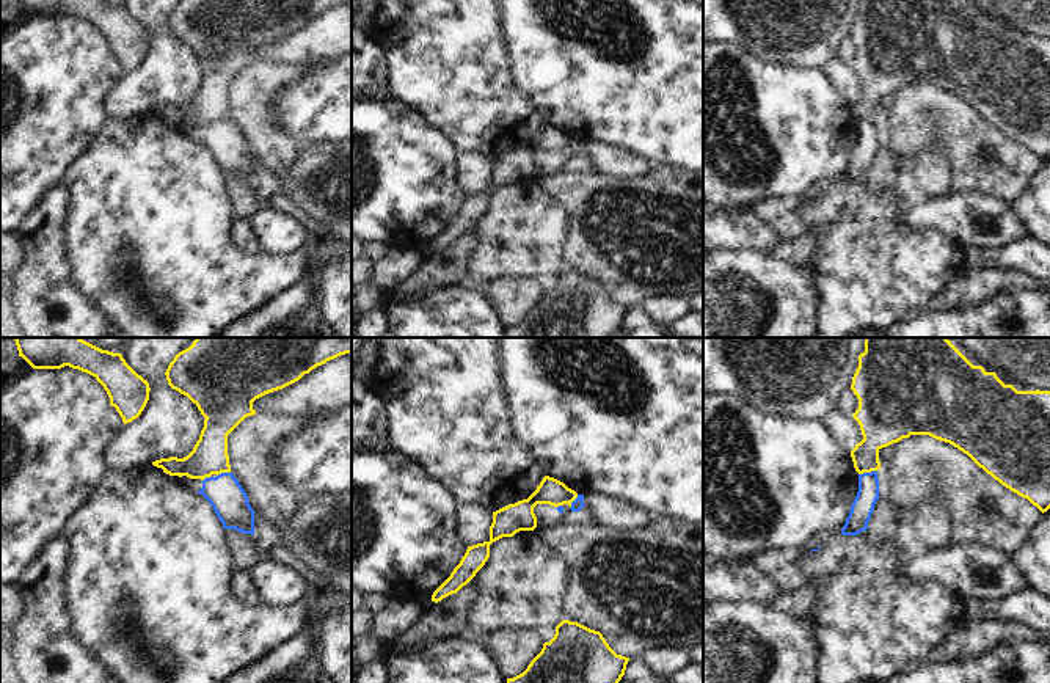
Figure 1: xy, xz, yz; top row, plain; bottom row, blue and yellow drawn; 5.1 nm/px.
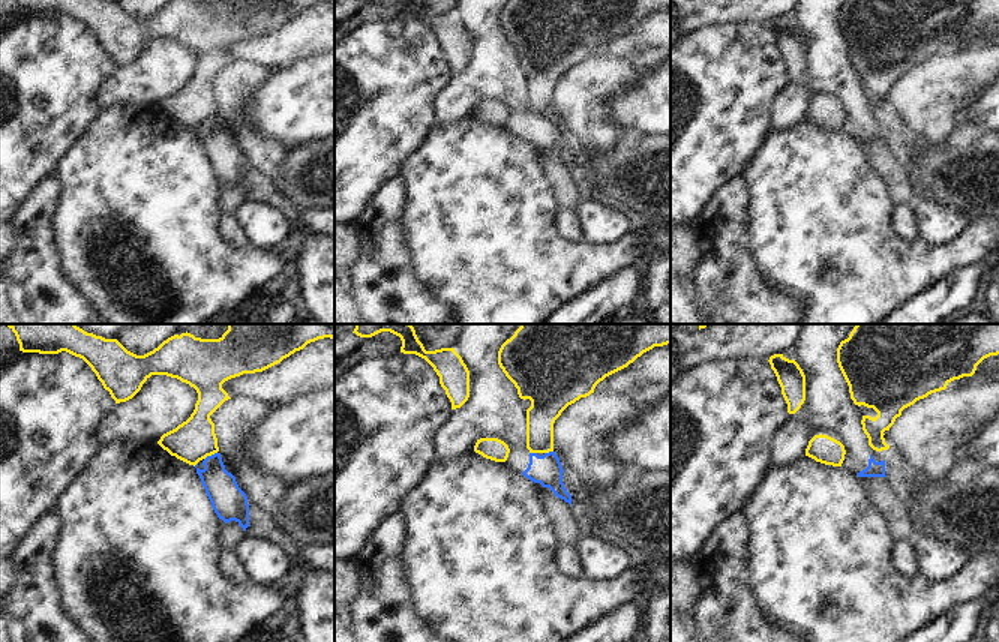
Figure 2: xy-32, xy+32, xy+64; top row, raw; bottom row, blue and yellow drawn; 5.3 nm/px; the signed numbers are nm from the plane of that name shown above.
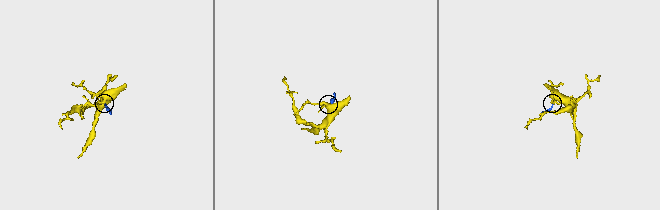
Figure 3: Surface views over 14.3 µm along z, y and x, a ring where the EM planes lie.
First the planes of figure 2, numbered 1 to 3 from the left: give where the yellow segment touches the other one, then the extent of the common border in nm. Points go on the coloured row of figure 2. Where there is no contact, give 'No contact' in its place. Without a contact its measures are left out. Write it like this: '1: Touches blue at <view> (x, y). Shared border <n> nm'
1: Touches blue at xy-32 (212, 455). Shared border 80 nm
2: Touches blue at xy+32 (549, 452). Shared border 50 nm
3: No contact

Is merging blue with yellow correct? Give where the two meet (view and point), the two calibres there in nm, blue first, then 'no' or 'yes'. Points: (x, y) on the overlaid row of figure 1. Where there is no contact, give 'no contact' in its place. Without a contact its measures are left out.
meets blue in yz at (867, 473); 120 nm thick on the blue side, 200 nm on the other; no

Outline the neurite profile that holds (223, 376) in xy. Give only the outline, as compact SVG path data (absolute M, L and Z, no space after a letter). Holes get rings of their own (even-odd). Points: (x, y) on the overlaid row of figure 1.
M196 338L174 356L165 375L168 385L187 396L201 411L199 440L187 457L160 458L152 465L170 476L201 480L212 474L231 473L228 435L245 418L256 415L253 402L345 353L352 353L352 338Z

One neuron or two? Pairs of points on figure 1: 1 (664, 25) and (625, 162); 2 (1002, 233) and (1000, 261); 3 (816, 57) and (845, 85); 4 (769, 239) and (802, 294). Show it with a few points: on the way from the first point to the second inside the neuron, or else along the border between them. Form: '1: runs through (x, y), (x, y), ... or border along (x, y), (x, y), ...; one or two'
1: border along (594, 140), (619, 146), (656, 167); two
2: border along (1027, 236), (997, 248), (966, 248); two
3: border along (835, 57), (821, 68); two
4: border along (740, 248), (776, 255); two

